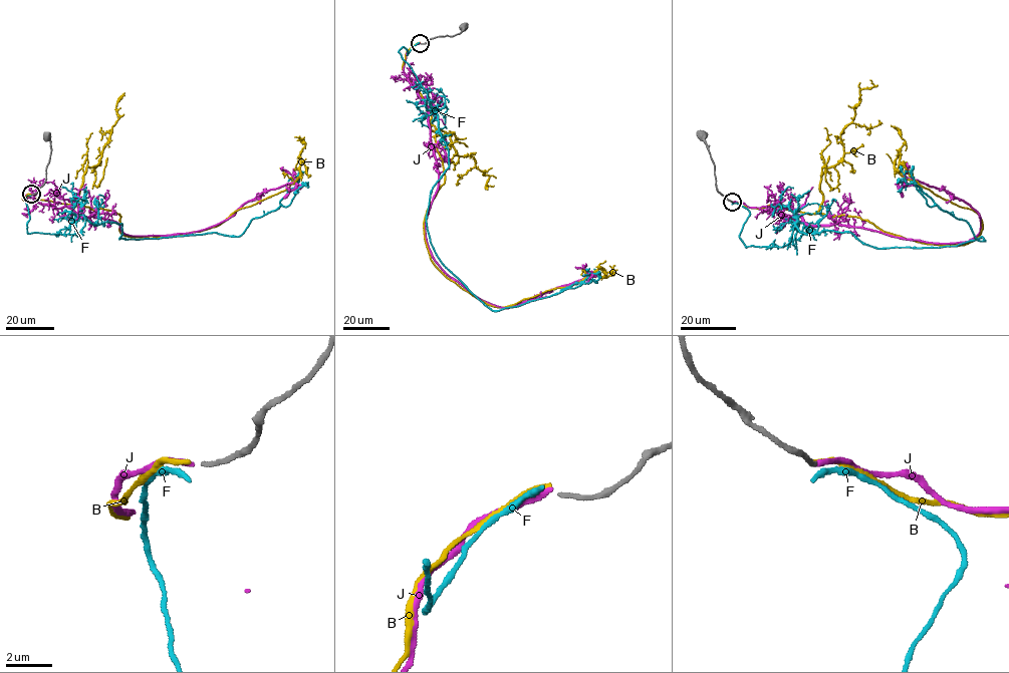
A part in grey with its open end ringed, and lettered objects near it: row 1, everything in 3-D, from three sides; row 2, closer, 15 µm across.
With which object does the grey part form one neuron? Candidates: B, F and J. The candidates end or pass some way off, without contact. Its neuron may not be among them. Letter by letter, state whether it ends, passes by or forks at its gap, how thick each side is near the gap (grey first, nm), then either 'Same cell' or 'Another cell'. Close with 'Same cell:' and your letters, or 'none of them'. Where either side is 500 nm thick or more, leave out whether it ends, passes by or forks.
B: It ends there. Thickness 200 nm (grey) against 220 nm. Same cell
F: It ends there. Thickness 200 nm (grey) against 260 nm. Another cell
J: It ends there. Thickness 200 nm (grey) against 240 nm. Another cell
Same cell: B

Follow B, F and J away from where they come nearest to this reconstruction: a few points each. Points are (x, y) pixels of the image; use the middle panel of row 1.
B: (420, 42), (403, 69), (445, 177), (424, 222), (431, 260), (502, 307), (609, 266)
F: (419, 43), (399, 52), (448, 149), (426, 219), (441, 262), (493, 311), (596, 280)
J: (420, 43), (403, 72), (426, 105), (437, 166), (425, 224), (434, 260), (503, 307), (589, 274), (575, 267)

